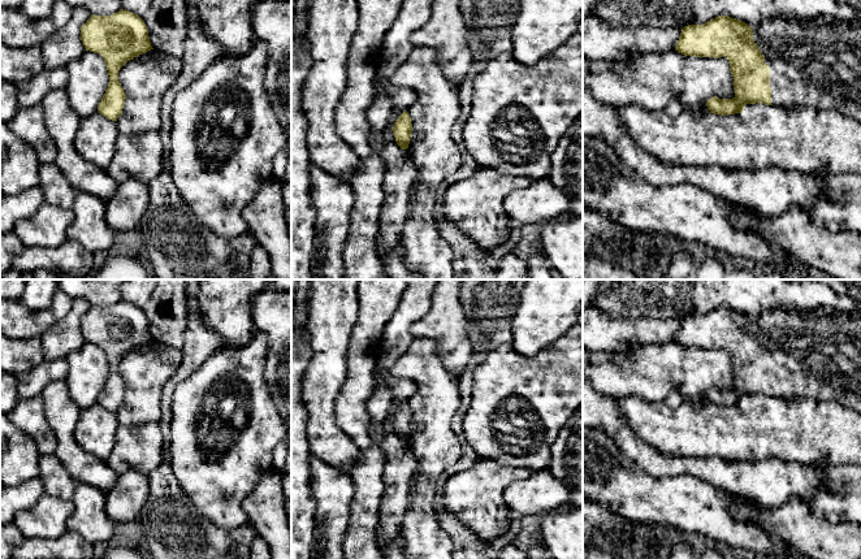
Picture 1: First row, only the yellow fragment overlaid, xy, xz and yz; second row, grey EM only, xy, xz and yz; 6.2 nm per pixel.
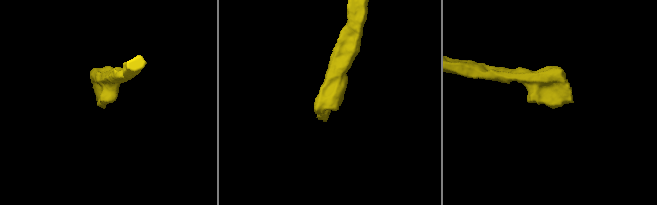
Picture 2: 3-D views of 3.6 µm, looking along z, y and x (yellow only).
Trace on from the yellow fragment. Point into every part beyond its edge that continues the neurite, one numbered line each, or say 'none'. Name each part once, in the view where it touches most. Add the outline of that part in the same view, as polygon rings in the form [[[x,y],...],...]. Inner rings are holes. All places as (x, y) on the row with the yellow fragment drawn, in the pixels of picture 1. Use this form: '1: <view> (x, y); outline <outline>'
1: yz (810, 65); outline [[[763,18],[753,26],[753,40],[770,68],[771,104],[835,110],[861,122],[861,27],[815,25],[784,18]]]

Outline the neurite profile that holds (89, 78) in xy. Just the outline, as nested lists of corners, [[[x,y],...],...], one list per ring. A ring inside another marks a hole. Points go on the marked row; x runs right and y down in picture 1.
[[[86,51],[70,61],[66,69],[69,78],[65,90],[70,107],[81,118],[95,114],[109,83],[101,55]]]

